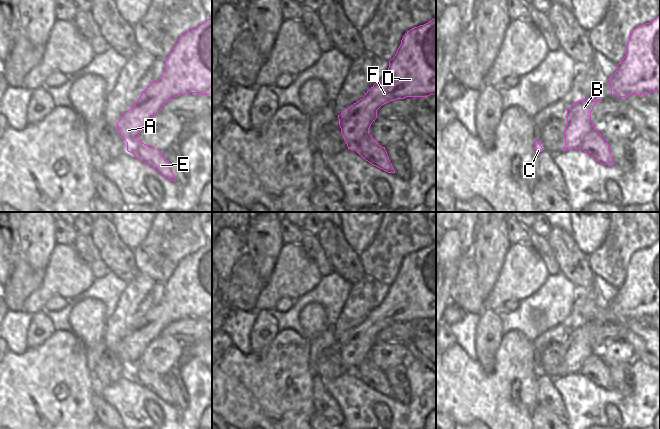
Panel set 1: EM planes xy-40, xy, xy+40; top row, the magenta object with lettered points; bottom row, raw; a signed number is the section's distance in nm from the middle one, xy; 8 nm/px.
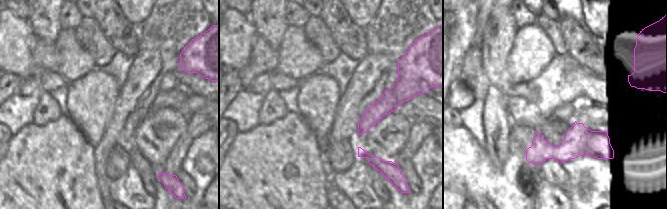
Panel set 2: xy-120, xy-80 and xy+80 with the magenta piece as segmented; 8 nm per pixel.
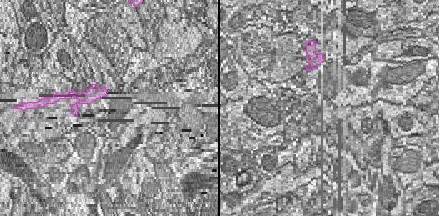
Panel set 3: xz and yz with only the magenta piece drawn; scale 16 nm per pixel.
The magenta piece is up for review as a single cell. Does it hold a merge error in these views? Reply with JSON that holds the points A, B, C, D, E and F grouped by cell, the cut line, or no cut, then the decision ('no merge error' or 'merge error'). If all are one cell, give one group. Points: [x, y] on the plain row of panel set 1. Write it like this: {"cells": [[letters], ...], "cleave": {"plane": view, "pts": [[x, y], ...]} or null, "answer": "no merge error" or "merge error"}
{"cells": [["A", "B", "C", "D", "F"], ["E"]], "cleave": {"plane": "xy+40", "pts": [[595, 351], [578, 372]]}, "answer": "merge error"}

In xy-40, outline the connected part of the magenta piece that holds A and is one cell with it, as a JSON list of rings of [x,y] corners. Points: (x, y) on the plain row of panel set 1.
[[[212,243],[184,257],[165,284],[165,294],[158,305],[153,305],[137,326],[117,346],[117,356],[127,366],[134,367],[145,348],[174,321],[186,317],[212,317]]]

